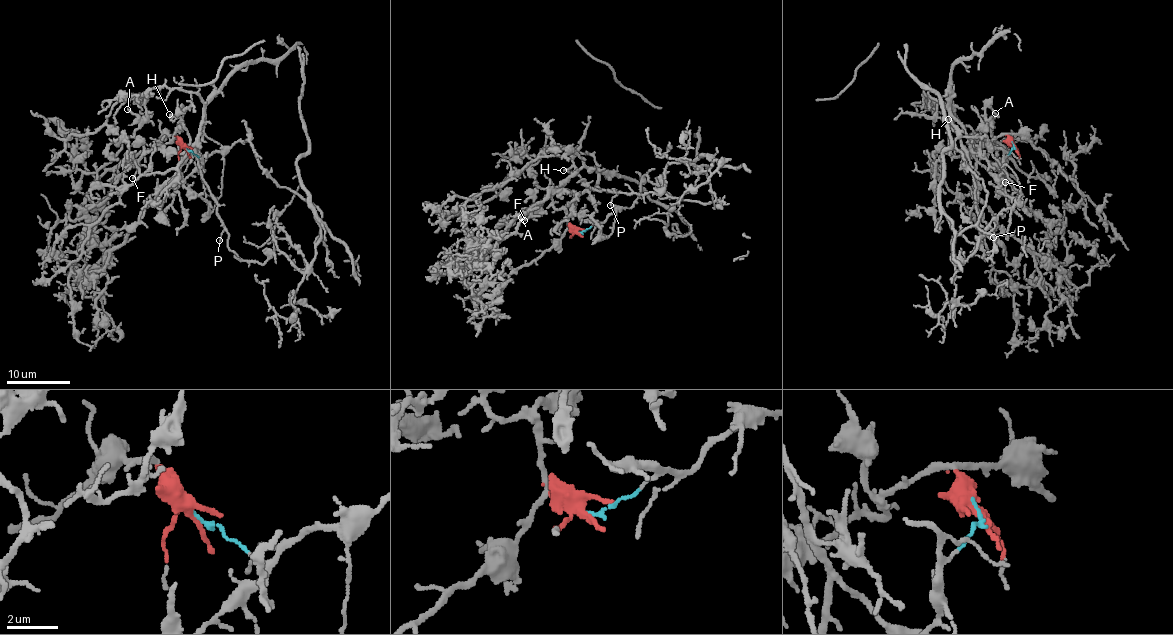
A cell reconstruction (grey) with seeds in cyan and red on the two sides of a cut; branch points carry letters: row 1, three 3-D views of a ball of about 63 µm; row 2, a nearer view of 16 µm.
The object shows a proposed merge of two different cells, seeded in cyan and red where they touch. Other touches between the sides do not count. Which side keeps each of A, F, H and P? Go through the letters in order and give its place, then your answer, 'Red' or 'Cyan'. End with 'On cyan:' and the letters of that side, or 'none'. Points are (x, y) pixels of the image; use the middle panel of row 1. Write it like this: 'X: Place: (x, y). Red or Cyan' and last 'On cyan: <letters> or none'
A: Place: (521, 217). Red
F: Place: (524, 220). Red
H: Place: (563, 170). Cyan
P: Place: (610, 205). Cyan
On cyan: H, P

